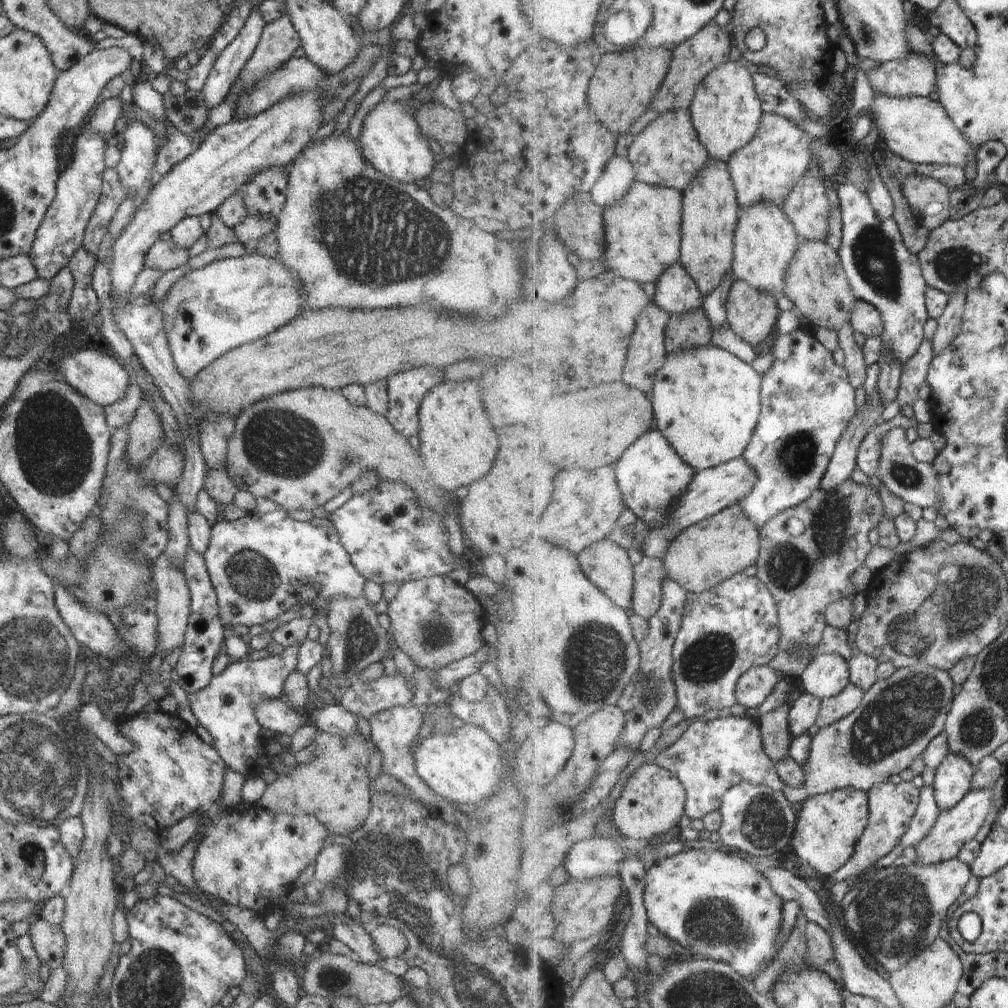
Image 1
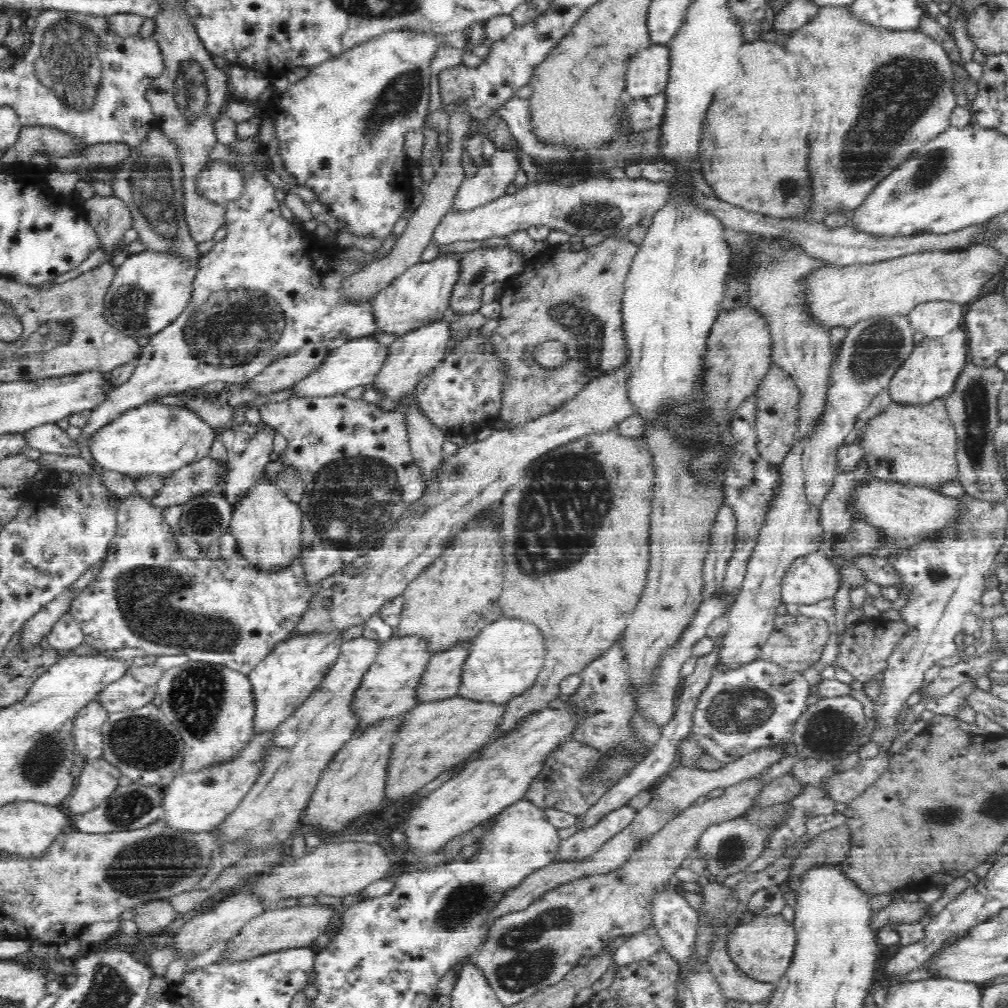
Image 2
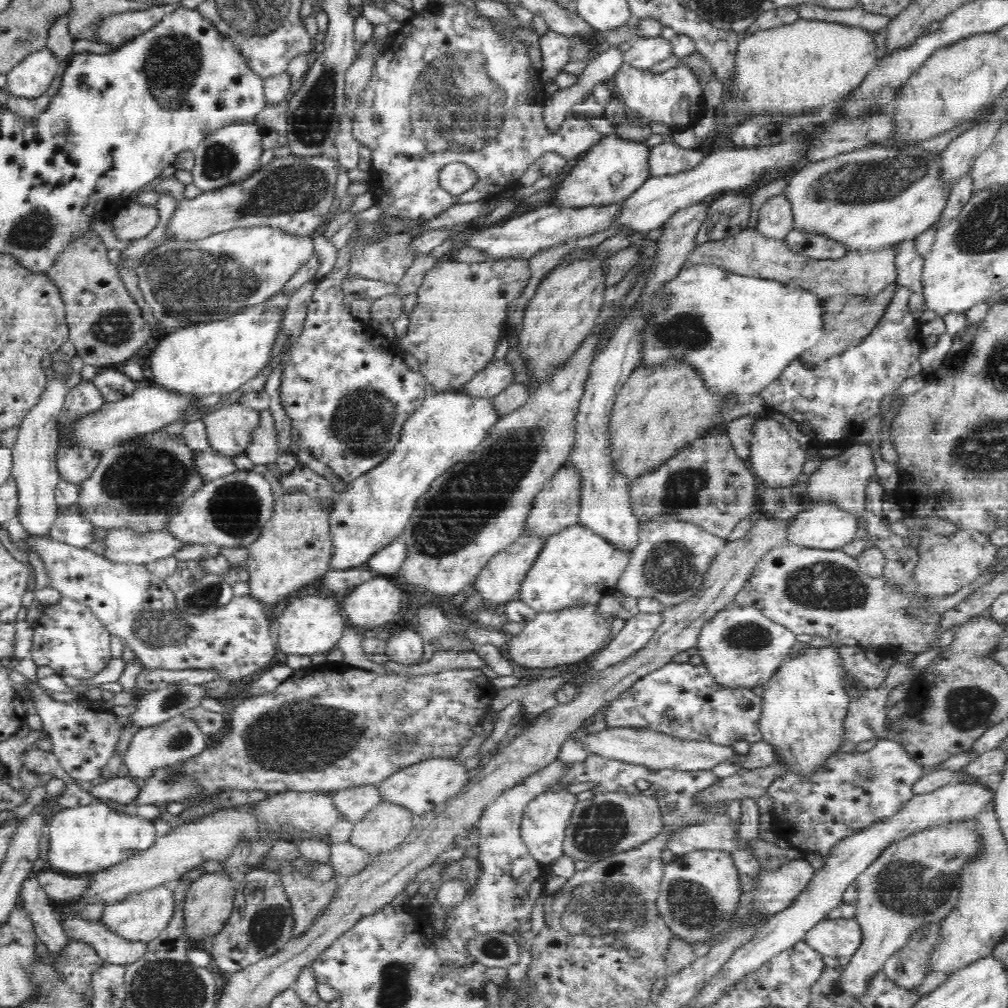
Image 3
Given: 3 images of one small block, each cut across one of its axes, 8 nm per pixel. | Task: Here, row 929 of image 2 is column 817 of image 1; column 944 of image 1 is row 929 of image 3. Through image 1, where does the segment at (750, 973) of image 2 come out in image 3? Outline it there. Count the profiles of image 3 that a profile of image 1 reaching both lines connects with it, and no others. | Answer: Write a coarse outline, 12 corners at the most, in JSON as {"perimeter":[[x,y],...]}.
{"perimeter":[[728,853],[665,866],[657,909],[676,939],[711,947],[743,897]]}

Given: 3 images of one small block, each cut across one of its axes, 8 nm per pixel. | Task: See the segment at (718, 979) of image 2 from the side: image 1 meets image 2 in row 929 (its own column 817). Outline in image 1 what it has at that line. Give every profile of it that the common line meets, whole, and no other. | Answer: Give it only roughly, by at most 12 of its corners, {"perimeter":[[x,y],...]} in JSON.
{"perimeter":[[851,684],[823,699],[817,726],[823,729],[860,708],[867,692]]}

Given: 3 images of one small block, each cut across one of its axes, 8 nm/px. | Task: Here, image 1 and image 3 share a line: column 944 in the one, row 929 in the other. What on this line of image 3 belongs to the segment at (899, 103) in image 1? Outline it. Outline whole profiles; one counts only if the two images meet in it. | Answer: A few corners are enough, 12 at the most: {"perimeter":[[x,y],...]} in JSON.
{"perimeter":[[160,887],[107,906],[101,924],[145,945],[168,926],[171,888]]}

